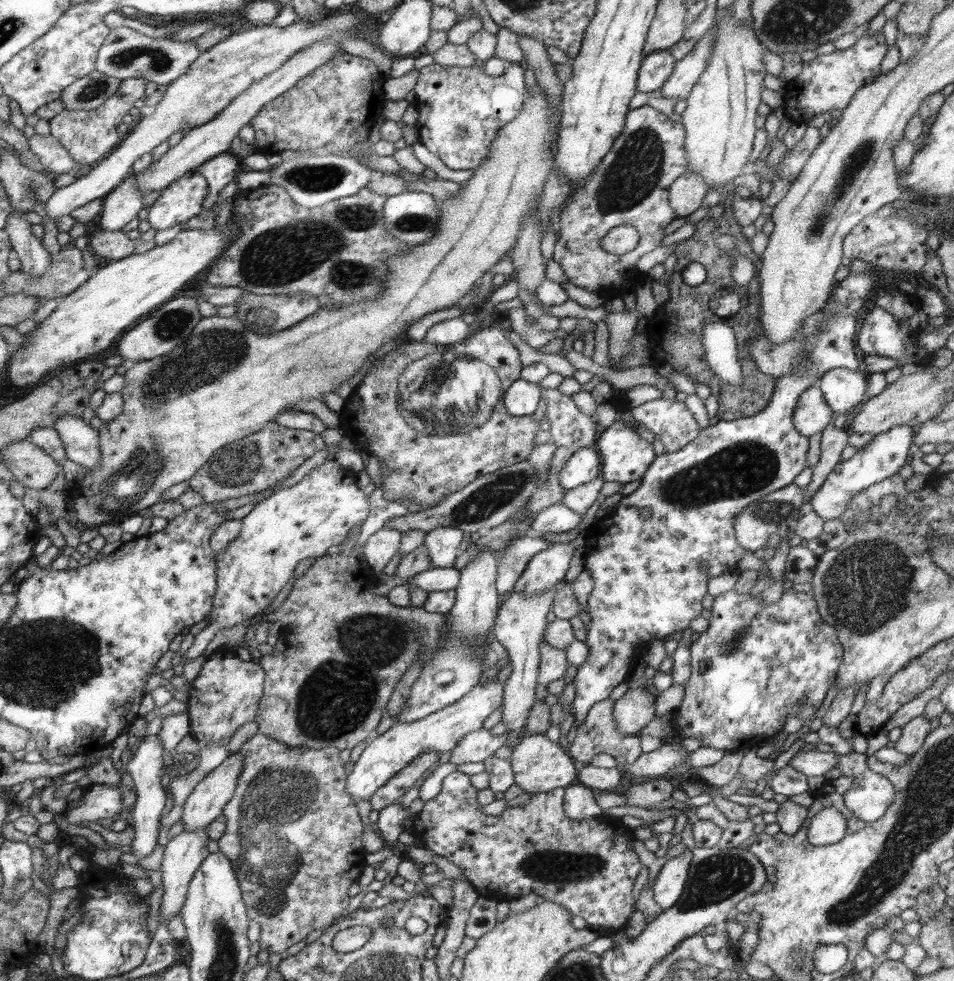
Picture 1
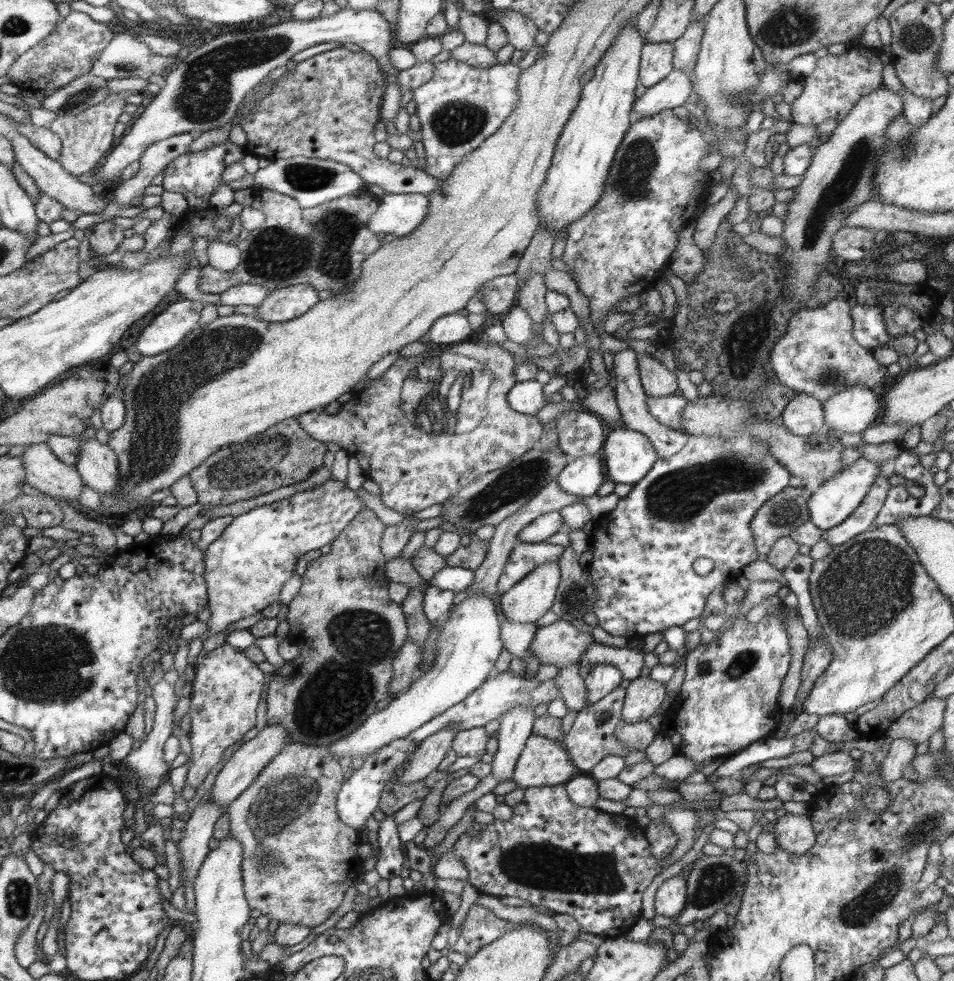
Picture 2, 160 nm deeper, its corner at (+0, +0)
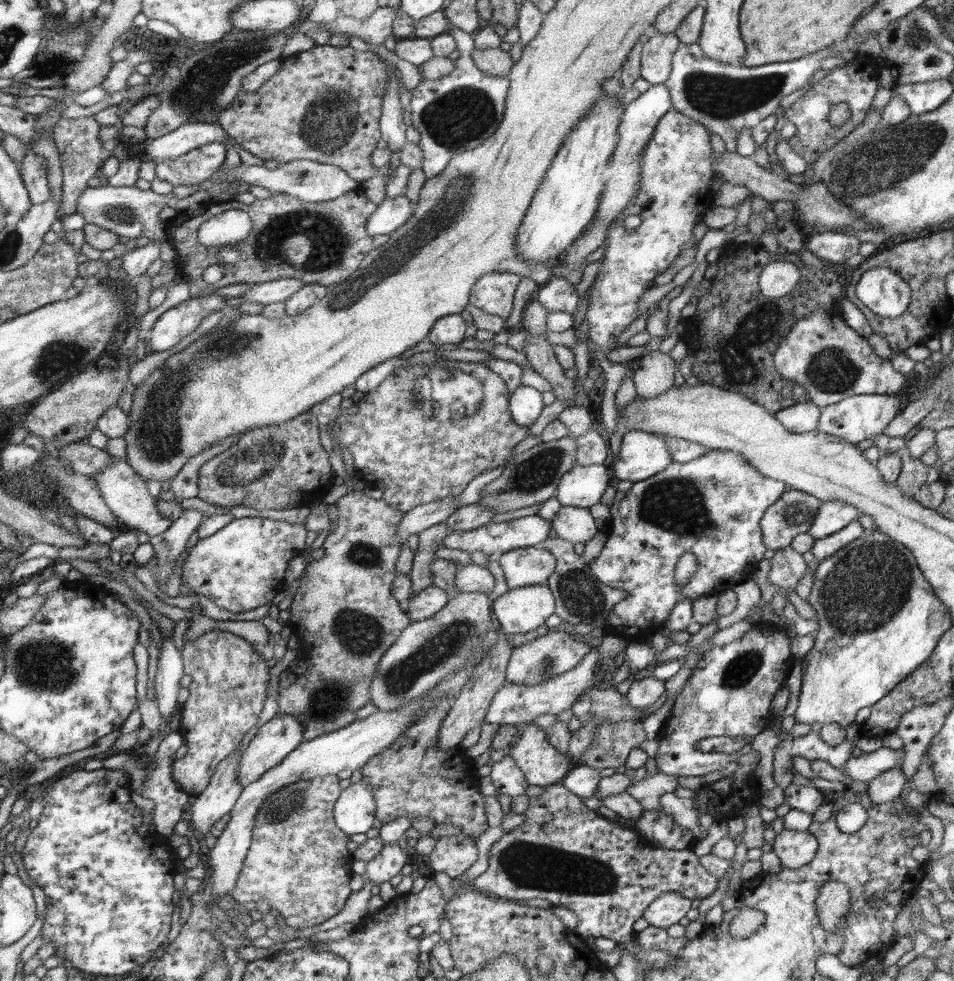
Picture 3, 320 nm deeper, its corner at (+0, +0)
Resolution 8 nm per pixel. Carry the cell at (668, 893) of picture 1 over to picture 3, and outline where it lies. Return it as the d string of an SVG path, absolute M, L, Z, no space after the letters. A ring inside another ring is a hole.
M668 892L650 903L643 917L649 926L666 930L672 924L678 924L686 916L691 906L692 901L682 896L680 892Z

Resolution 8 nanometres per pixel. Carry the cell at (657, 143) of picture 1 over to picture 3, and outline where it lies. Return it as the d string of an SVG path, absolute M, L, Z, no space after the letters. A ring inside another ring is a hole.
M675 109L662 116L640 157L639 191L622 215L608 225L602 267L588 291L589 307L585 314L589 324L587 337L604 356L618 346L618 336L636 320L640 299L653 287L656 276L664 274L682 250L697 246L694 227L712 207L710 186L716 176L712 169L712 157L710 134L702 124ZM634 215L642 219L642 224L628 230L624 227L624 221Z

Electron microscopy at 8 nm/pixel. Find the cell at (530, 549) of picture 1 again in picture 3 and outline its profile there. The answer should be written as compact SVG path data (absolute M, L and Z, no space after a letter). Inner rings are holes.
M516 548L497 556L510 590L536 585L547 585L554 575L556 557L546 549Z

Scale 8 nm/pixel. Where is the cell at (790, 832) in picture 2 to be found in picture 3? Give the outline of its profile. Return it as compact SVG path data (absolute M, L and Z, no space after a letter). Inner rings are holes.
M784 829L776 835L772 844L773 851L779 856L781 866L786 868L800 868L808 865L815 857L818 842L810 832Z

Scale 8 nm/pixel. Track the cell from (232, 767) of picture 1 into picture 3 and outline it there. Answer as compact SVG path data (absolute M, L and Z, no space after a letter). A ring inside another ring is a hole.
M276 715L271 720L260 726L258 732L250 740L248 747L243 750L239 762L239 781L245 787L256 782L271 768L278 767L301 742L304 741L306 729L304 725L292 715Z

